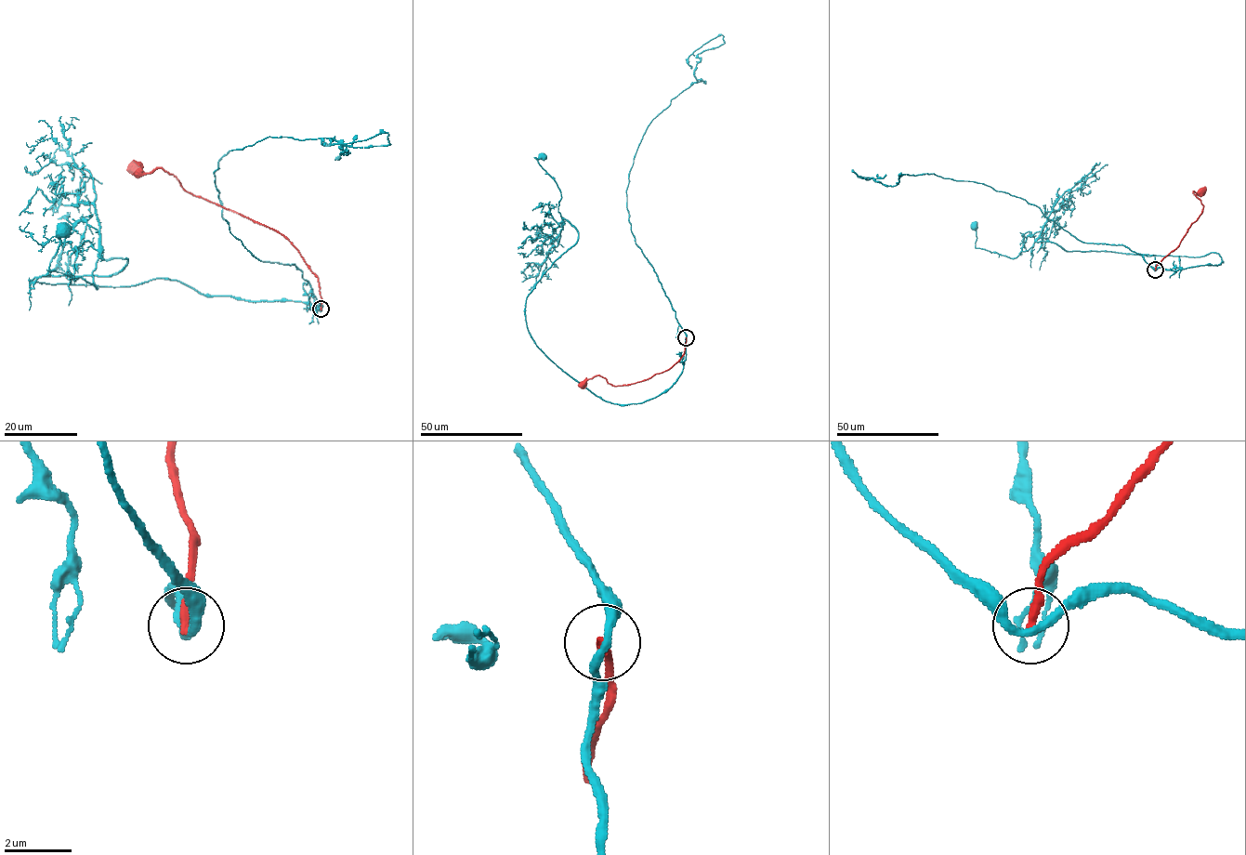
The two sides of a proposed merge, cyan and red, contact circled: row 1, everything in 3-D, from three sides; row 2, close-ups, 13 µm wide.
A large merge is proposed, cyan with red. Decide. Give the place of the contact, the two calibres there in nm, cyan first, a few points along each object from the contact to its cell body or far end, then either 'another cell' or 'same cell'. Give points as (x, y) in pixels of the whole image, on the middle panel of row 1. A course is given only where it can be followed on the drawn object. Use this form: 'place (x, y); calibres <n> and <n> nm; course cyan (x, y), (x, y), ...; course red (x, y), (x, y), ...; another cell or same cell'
place (686, 337); calibres 240 and 280 nm; course cyan (686, 337), (678, 378), (627, 404), (595, 395), (535, 344), (527, 296), (578, 237), (543, 156); course red (686, 337), (684, 353), (677, 361), (647, 379), (614, 386), (597, 375), (585, 379), (583, 384); another cell

